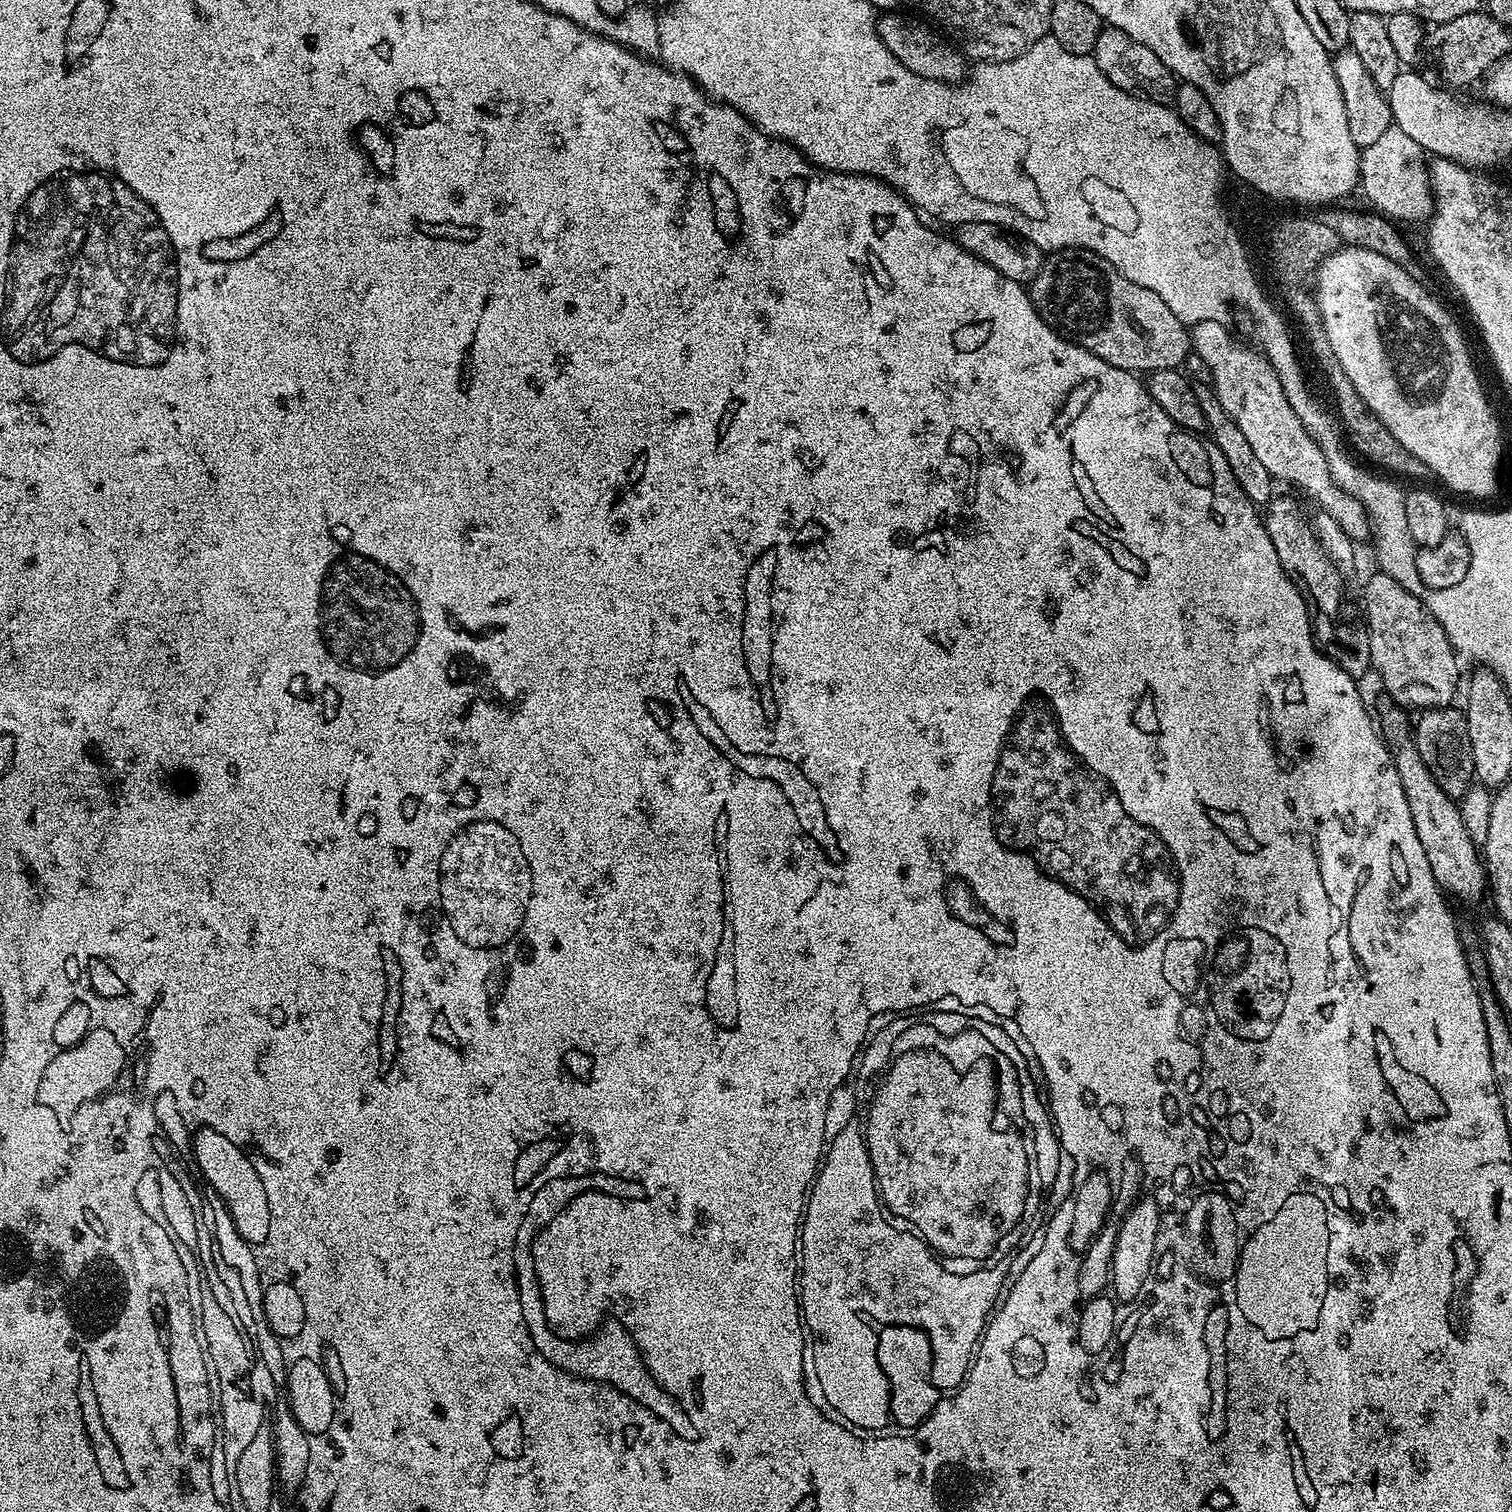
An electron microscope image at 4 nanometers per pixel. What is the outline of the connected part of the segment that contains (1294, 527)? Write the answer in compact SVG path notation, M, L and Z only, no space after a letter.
M1280 494L1273 495L1268 501L1266 511L1262 519L1270 534L1270 542L1274 542L1278 562L1282 562L1286 575L1296 581L1300 591L1314 609L1315 615L1317 612L1318 615L1328 619L1321 628L1320 625L1318 628L1319 639L1323 641L1323 651L1349 670L1362 667L1366 664L1366 656L1363 651L1356 652L1355 630L1348 628L1344 620L1332 620L1339 614L1340 607L1344 604L1344 580L1340 577L1343 575L1341 569L1332 564L1331 558L1324 553L1309 513L1304 513L1303 506L1294 497Z

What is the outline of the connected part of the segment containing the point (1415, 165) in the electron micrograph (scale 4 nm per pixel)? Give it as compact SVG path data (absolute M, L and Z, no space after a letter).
M1396 125L1384 131L1375 143L1361 149L1360 190L1371 203L1369 205L1394 222L1420 224L1427 221L1435 208L1435 193L1431 173L1424 159L1425 153L1418 142Z

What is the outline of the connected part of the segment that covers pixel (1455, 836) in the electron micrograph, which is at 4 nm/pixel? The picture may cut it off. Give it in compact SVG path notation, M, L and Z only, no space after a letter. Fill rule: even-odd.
M1395 702L1389 705L1389 708L1381 710L1380 716L1378 712L1378 728L1392 753L1392 762L1398 770L1398 778L1402 778L1402 790L1406 794L1406 802L1410 802L1414 830L1418 834L1418 842L1422 842L1426 850L1430 870L1441 889L1447 893L1453 892L1464 900L1476 900L1483 892L1485 895L1490 884L1481 849L1467 833L1459 803L1440 789L1426 762L1422 762L1413 733L1410 731L1409 713Z

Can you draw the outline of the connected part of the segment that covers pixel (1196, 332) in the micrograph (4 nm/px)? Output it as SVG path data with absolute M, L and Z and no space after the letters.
M1217 320L1198 322L1191 325L1190 328L1192 351L1202 354L1206 366L1210 366L1210 374L1214 374L1212 387L1216 389L1216 397L1218 402L1222 402L1226 414L1230 414L1230 418L1234 418L1234 422L1238 422L1238 430L1242 430L1246 442L1250 442L1250 446L1254 450L1254 455L1260 459L1262 466L1266 466L1266 470L1273 478L1277 481L1285 480L1286 483L1301 488L1310 499L1317 500L1320 503L1319 507L1328 512L1342 526L1342 530L1352 541L1361 542L1367 536L1369 539L1370 517L1364 508L1364 503L1358 498L1354 498L1349 492L1342 491L1333 482L1330 466L1326 462L1326 454L1322 454L1318 442L1314 442L1314 438L1306 430L1306 426L1302 426L1302 418L1298 418L1298 414L1294 412L1294 406L1290 406L1290 402L1286 400L1280 376L1272 367L1272 363L1259 351L1253 350L1251 352L1248 348L1239 348L1235 338L1228 333L1228 330L1230 330L1228 324L1223 324Z

